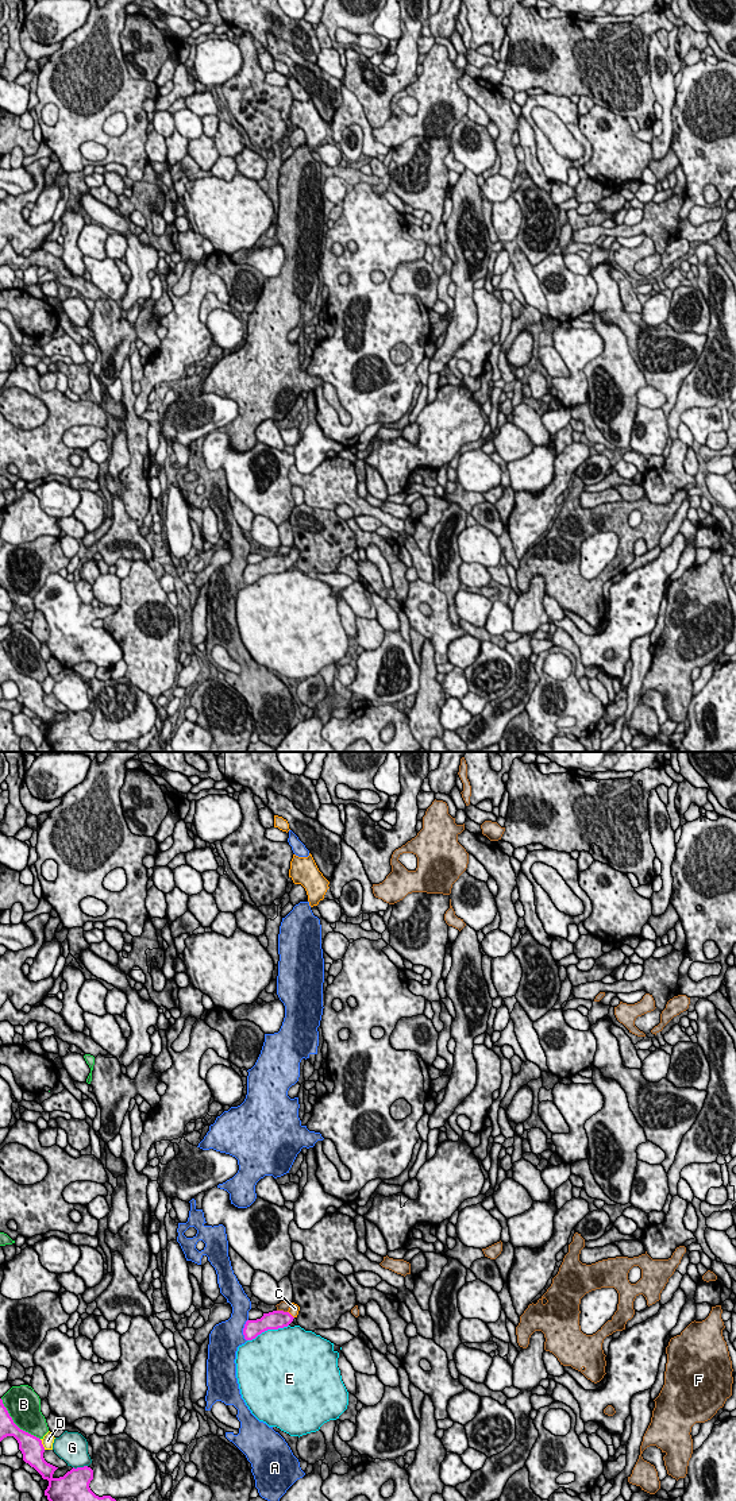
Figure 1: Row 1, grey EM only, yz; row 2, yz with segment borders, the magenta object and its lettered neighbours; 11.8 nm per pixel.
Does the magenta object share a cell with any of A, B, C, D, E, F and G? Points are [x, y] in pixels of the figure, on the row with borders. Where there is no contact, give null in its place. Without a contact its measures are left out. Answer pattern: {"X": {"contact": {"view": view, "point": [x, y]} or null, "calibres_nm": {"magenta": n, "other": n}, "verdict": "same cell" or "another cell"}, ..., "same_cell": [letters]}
{"A": {"contact": {"view": "yz", "point": [243, 1330]}, "calibres_nm": {"magenta": 200, "other": 380}, "verdict": "another cell"}, "B": {"contact": {"view": "yz", "point": [14, 1423]}, "calibres_nm": {"magenta": 190, "other": 400}, "verdict": "another cell"}, "C": {"contact": {"view": "yz", "point": [291, 1315]}, "calibres_nm": {"magenta": 220, "other": 120}, "verdict": "same cell"}, "D": {"contact": {"view": "yz", "point": [42, 1444]}, "calibres_nm": {"magenta": 280, "other": 140}, "verdict": "another cell"}, "E": {"contact": {"view": "yz", "point": [268, 1328]}, "calibres_nm": {"magenta": 220, "other": 480}, "verdict": "another cell"}, "F": {"contact": {"view": "yz", "point": [282, 1311]}, "calibres_nm": {"magenta": 220, "other": 120}, "verdict": "another cell"}, "G": {"contact": {"view": "yz", "point": [80, 1467]}, "calibres_nm": {"magenta": 360, "other": 360}, "verdict": "another cell"}, "same_cell": ["C"]}

